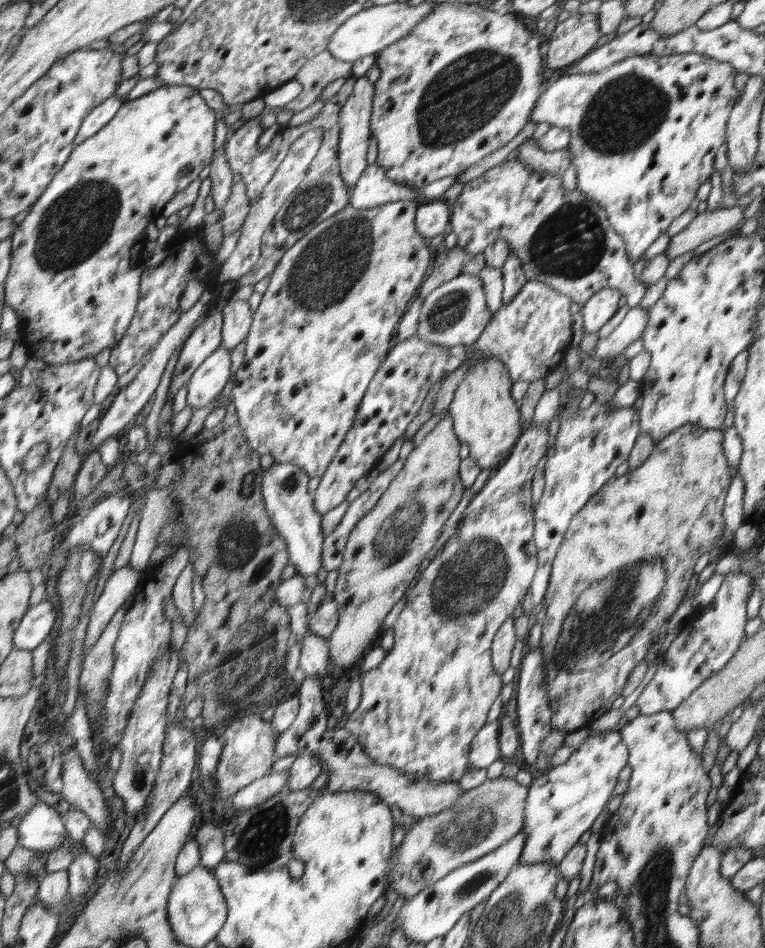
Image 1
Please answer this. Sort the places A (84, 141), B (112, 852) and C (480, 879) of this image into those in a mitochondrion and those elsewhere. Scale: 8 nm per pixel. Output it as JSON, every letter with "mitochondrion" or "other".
{"A":"other","B":"other","C":"mitochondrion"}

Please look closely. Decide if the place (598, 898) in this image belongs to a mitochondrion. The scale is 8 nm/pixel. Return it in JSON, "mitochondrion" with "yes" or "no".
{"mitochondrion":"no"}

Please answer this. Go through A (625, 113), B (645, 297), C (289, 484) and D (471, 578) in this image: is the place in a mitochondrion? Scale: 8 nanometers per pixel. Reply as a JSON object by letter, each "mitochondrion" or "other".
{"A":"mitochondrion","B":"other","C":"mitochondrion","D":"mitochondrion"}

